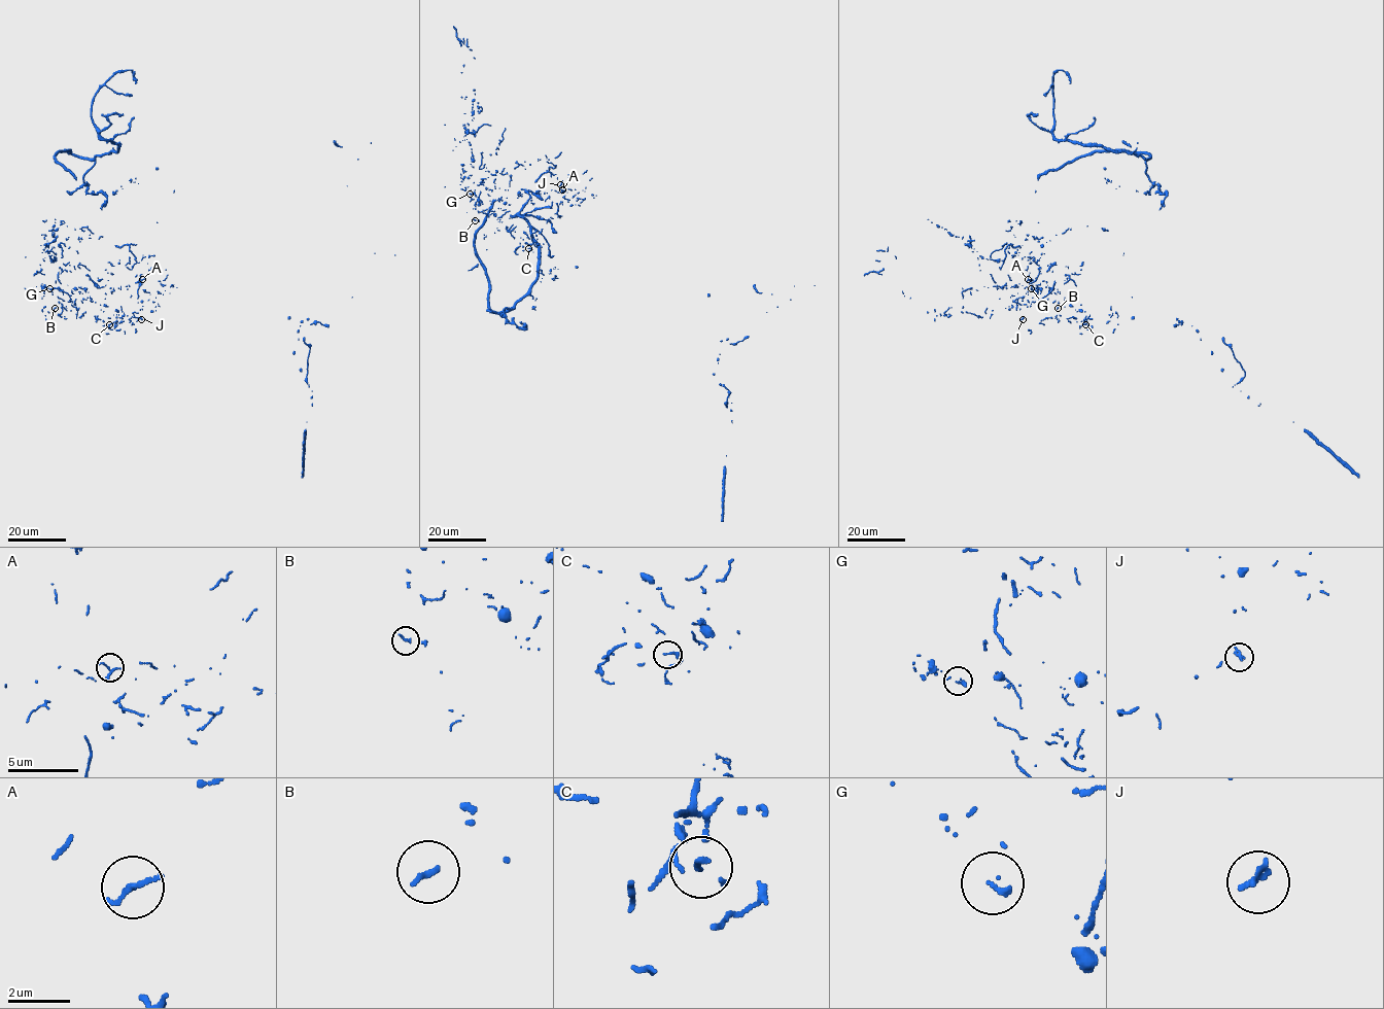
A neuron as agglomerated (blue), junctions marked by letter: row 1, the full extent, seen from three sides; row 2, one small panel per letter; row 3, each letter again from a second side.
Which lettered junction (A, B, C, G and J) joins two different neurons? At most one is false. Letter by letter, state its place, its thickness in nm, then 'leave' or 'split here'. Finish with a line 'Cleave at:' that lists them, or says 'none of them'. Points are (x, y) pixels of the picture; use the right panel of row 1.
A: place (1028, 279); calibre 220 nm; leave
B: place (1058, 308); calibre 180 nm; leave
C: place (1085, 324); calibre 180 nm; leave
G: place (1031, 288); calibre 190 nm; leave
J: place (1023, 319); calibre 200 nm; split here
Cleave at: J

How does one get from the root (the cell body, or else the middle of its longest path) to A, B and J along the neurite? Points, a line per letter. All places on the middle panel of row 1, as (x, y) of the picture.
A: (479, 204), (474, 199), (481, 202), (475, 209), (492, 211), (520, 237), (530, 238), (569, 200), (562, 189)
B: (479, 204), (474, 199), (481, 202), (477, 201), (475, 209), (482, 211), (479, 220), (475, 220)
J: (479, 204), (474, 199), (481, 202), (475, 209), (492, 211), (520, 237), (530, 238), (558, 211), (560, 184)

